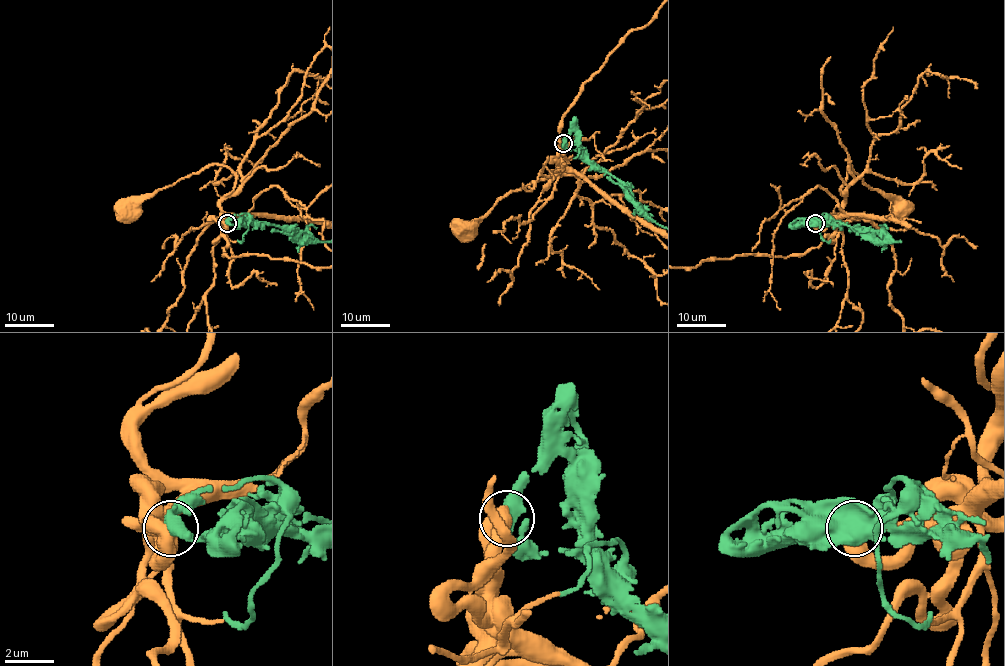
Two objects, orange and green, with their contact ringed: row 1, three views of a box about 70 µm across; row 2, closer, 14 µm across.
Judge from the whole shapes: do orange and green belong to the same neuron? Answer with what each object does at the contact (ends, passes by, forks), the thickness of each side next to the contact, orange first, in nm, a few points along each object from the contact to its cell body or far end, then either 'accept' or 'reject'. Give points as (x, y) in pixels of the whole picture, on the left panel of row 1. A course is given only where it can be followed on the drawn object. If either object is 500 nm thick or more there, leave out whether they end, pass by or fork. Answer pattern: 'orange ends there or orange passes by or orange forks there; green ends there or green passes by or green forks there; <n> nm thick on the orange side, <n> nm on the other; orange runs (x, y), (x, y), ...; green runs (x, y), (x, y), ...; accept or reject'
550 nm thick on the orange side, 550 nm on the other; orange runs (226, 223), (220, 202), (234, 188), (235, 175), (222, 165), (206, 165), (158, 188), (126, 212); green runs (226, 223), (290, 226), (319, 241); reject

